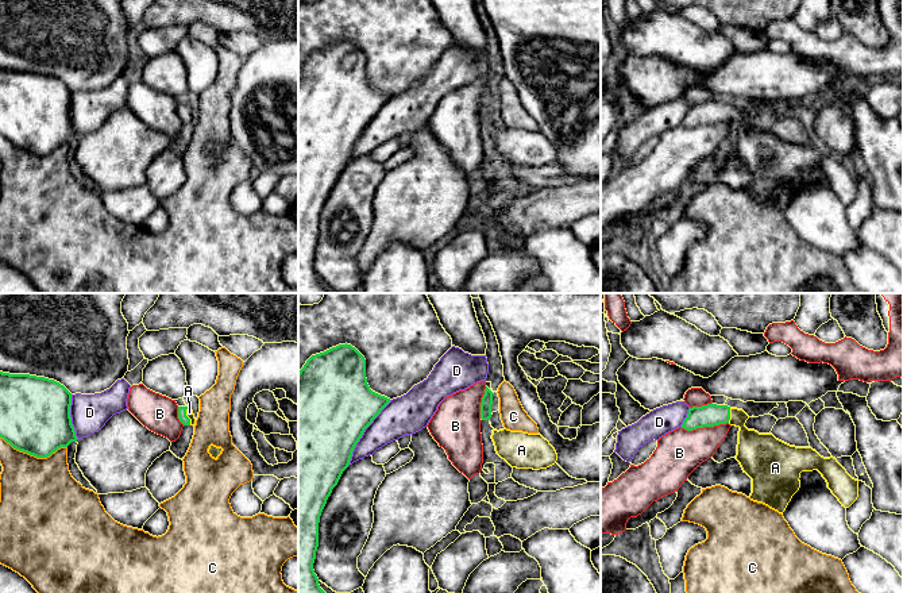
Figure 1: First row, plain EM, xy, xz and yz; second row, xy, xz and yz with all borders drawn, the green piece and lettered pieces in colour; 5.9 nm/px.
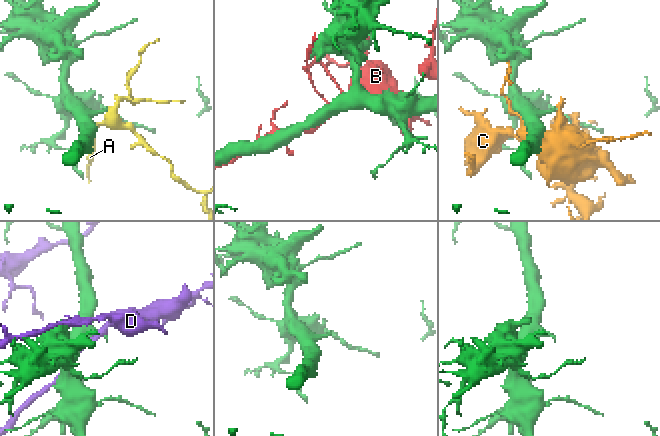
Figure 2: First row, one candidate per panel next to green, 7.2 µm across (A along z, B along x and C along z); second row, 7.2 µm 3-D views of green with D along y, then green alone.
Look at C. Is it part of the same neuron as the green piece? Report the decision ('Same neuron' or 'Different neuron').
Different neuron

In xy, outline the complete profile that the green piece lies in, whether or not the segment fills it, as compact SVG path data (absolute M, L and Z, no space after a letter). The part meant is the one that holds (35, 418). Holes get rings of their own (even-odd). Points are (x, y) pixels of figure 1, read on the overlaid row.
M0 371L0 438L19 451L47 458L77 442L70 405L72 393L54 380Z

